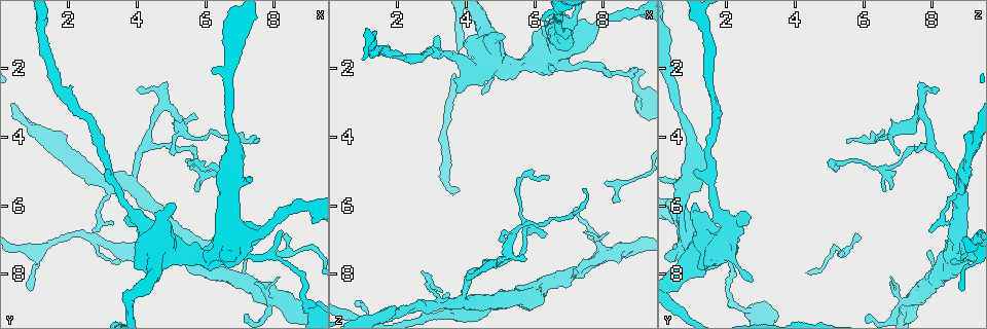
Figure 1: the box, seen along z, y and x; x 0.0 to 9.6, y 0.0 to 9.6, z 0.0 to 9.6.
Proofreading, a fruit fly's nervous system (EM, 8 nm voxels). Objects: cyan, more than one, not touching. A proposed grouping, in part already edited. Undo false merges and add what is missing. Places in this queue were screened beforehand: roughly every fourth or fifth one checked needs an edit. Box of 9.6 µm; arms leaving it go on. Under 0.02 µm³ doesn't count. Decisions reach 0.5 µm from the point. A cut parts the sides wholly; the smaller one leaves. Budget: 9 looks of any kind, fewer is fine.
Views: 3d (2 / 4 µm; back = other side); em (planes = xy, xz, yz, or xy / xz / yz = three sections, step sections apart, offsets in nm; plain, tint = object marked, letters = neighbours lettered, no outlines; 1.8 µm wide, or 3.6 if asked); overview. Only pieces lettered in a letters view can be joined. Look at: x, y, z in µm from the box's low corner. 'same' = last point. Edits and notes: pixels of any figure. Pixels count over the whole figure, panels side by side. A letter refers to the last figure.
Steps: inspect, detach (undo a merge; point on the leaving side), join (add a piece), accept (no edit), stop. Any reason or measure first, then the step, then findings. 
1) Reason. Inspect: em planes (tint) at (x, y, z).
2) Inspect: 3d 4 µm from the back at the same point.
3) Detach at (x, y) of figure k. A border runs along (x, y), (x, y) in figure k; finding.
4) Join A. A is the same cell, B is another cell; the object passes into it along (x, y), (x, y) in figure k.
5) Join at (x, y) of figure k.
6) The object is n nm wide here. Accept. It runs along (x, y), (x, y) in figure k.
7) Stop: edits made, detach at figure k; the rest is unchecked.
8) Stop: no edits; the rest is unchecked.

An open end. Inspect: em planes (letters) at (4.00, 2.65, 8.15).

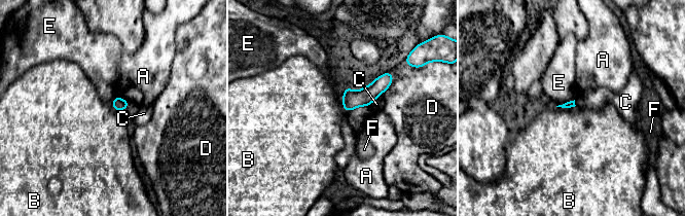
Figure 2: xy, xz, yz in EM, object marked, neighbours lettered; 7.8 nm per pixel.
The longest contact is with B, 220 nm. Accept. A, B, C, D, E and F are other cells; a border runs along (349, 84), (343, 96), (344, 111) in figure 2; no lettered piece goes on from it.

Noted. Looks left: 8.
Free end. Inspect: 3d 2 µm at (3.20, 5.00, 1.05).

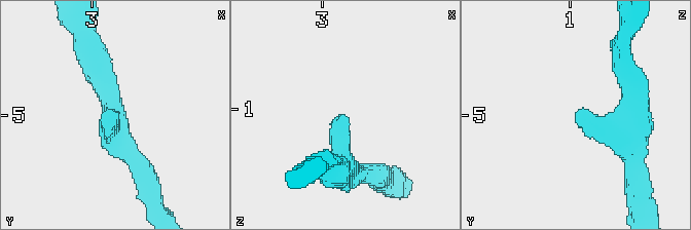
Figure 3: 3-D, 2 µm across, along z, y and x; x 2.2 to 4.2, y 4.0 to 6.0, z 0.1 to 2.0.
Inspect: em planes (tint) at (3.20, 5.02, 1.02).

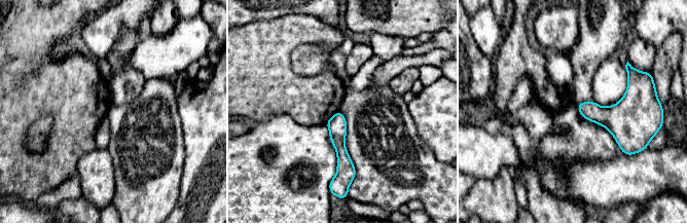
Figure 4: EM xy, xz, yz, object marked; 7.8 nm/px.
Inspect: em planes (letters) at the same point.

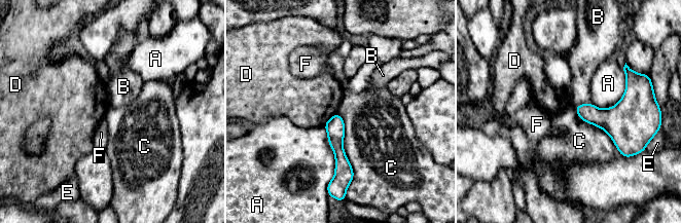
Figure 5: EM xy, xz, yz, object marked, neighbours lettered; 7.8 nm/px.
The object is 140 nm wide here. Accept. A, B, C, D, E and F are other cells; a border runs along (336, 113), (344, 122), (351, 182) in figure 5; none of them fits.

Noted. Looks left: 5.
Abrupt turn. Inspect: em 3.6 µm planes (plain) at (6.85, 7.20, 0.75).

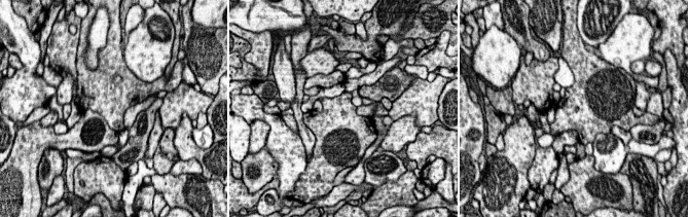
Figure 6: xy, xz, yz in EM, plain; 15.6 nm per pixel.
What lies round it. Inspect: em 3.6 µm planes (letters) at the same point.

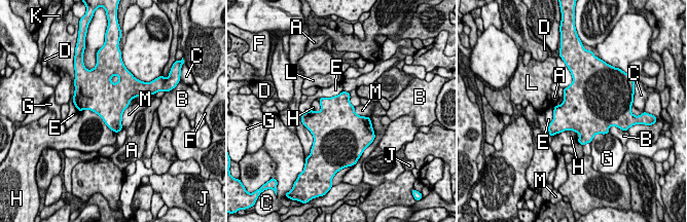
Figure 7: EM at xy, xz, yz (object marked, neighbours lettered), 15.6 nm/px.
Accept. A, B, C, D, E, F, G, H, J, K, L and M are other cells; a border runs along (130, 105), (122, 113), (121, 128) in figure 7; one cell here.

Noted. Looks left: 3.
Stop: no edits; the rest is unchecked.

